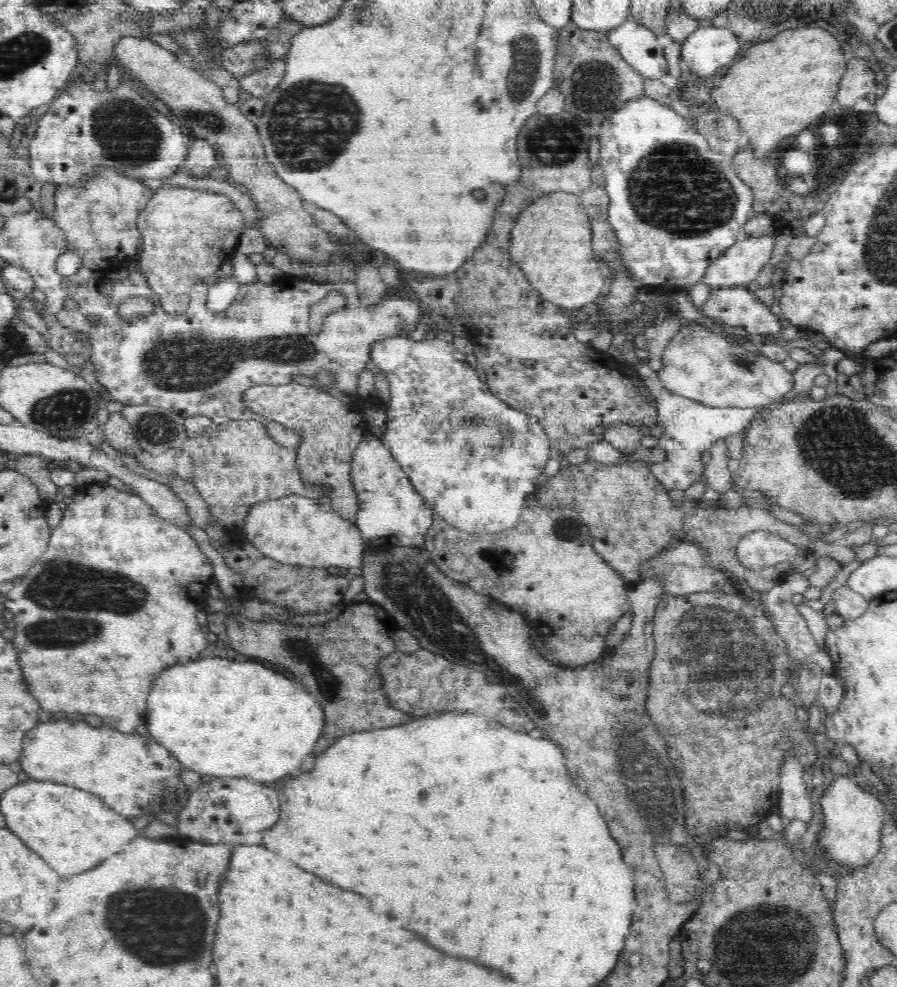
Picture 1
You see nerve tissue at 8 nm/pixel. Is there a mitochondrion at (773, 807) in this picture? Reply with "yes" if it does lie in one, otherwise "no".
no

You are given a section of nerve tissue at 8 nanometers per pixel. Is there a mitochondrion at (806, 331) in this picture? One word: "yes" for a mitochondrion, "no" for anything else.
no

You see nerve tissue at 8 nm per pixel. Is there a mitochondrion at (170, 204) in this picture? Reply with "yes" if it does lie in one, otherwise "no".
no

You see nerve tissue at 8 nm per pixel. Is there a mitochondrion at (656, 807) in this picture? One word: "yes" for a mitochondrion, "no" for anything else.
yes

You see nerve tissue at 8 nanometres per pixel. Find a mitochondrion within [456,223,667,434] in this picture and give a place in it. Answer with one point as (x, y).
(471, 420)

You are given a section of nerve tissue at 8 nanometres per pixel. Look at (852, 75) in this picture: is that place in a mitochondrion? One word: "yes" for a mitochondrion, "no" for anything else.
no

